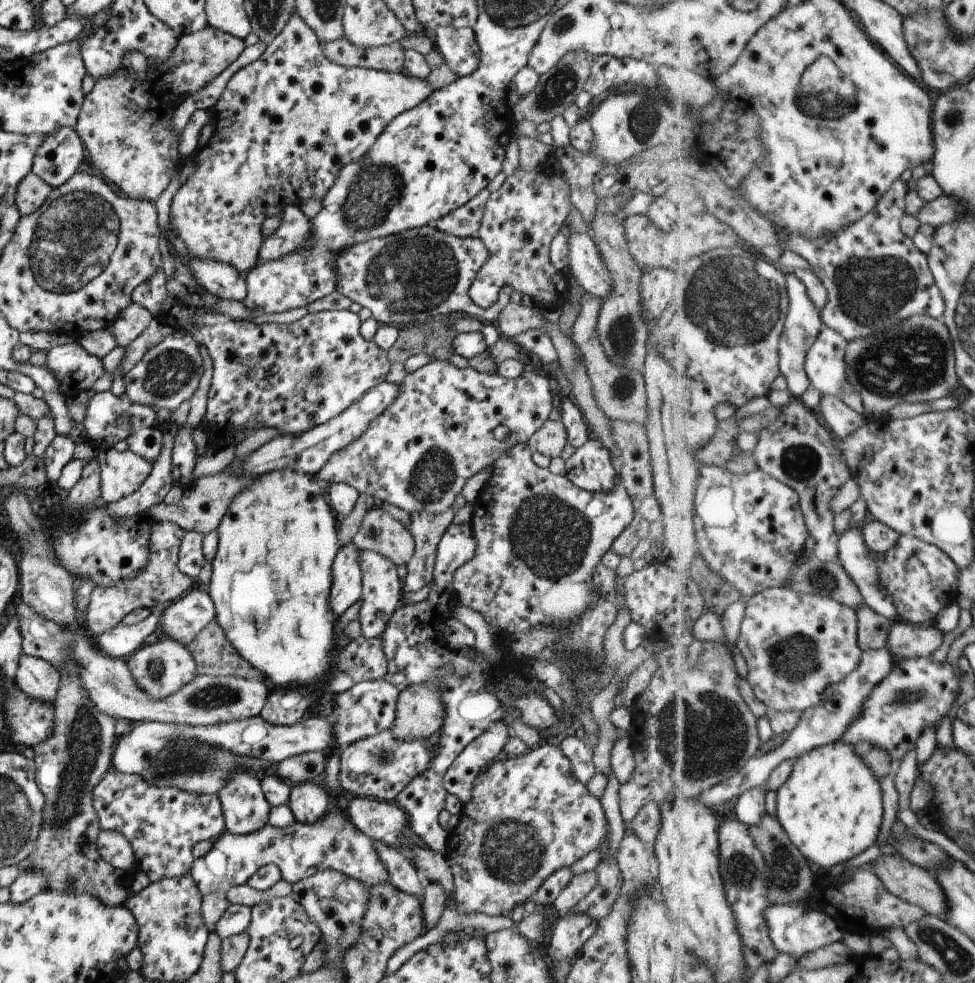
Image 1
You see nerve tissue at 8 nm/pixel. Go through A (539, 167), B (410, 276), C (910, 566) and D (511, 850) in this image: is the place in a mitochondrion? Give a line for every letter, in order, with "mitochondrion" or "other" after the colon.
A: other
B: mitochondrion
C: other
D: mitochondrion

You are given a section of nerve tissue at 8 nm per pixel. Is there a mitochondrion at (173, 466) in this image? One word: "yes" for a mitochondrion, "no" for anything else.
no

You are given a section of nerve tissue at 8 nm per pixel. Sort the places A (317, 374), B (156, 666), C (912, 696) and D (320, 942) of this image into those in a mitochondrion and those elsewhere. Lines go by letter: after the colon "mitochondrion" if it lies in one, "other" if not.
A: mitochondrion
B: mitochondrion
C: mitochondrion
D: other

